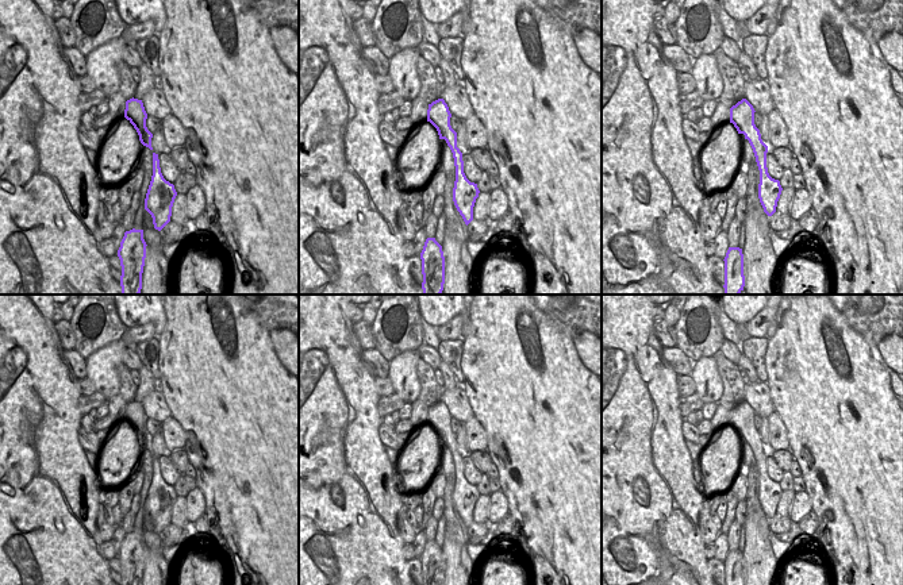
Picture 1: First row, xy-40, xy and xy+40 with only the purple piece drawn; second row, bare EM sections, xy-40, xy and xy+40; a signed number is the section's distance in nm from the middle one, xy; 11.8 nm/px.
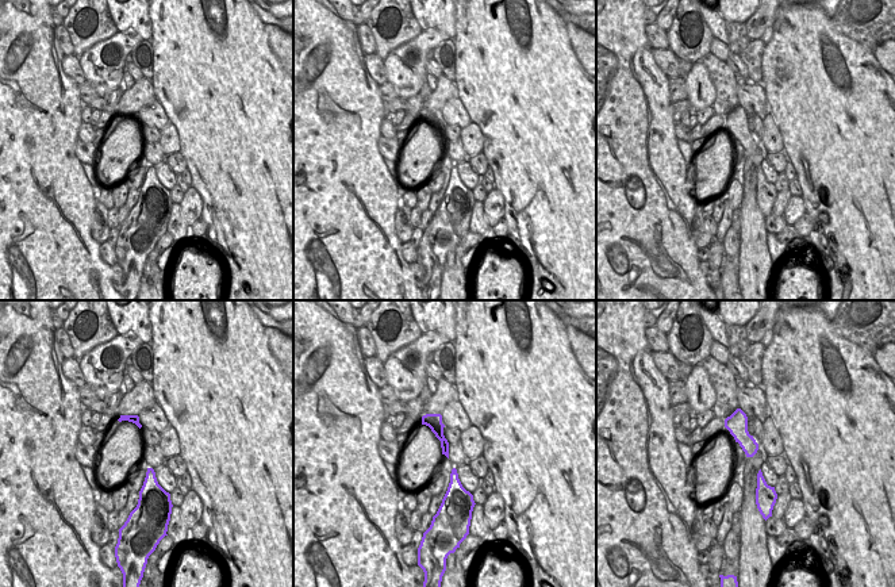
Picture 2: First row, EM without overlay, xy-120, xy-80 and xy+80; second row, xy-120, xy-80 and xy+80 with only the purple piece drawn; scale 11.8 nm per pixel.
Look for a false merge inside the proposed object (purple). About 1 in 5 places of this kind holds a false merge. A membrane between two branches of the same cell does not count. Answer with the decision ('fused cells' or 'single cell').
single cell

